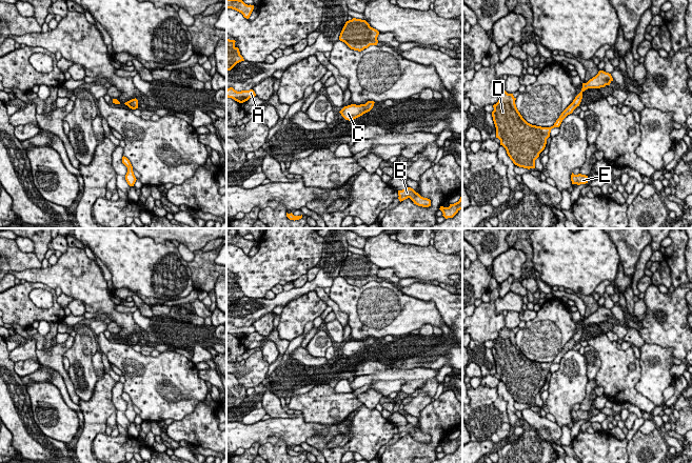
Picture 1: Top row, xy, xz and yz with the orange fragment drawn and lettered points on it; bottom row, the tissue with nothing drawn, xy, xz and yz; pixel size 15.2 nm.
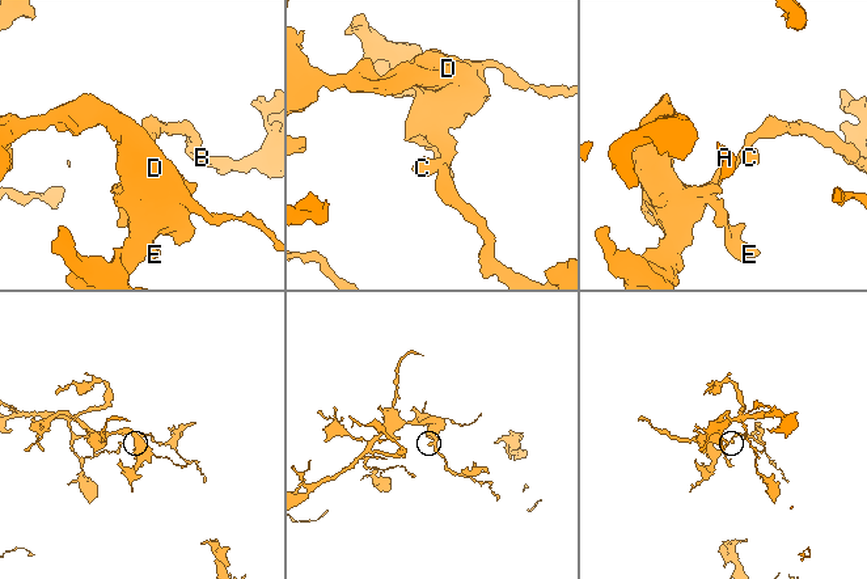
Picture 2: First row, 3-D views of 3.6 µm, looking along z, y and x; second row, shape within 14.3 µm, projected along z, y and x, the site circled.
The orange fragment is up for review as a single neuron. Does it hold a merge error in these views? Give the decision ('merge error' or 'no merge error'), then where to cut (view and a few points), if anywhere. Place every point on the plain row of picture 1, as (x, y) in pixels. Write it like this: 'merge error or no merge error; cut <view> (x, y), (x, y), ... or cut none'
no merge error; cut none

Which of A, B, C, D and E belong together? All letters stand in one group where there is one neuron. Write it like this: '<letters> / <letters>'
A B C D E

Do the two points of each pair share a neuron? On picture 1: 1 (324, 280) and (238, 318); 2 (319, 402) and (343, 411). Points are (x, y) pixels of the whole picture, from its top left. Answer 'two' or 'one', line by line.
1: one
2: one

